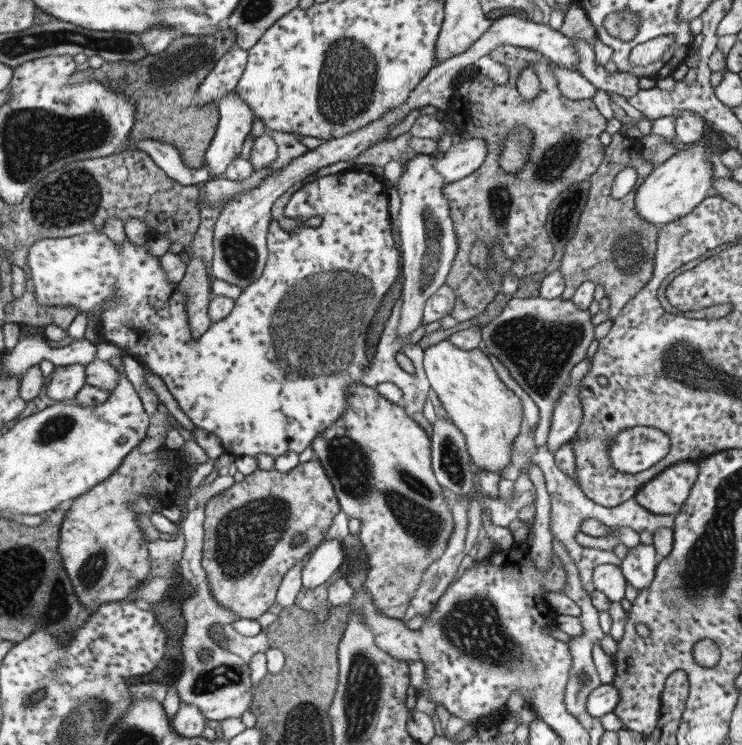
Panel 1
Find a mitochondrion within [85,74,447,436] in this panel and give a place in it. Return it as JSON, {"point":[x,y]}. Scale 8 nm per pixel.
{"point":[315,332]}

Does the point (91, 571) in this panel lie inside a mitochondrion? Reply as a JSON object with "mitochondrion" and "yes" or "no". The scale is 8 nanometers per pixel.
{"mitochondrion":"yes"}

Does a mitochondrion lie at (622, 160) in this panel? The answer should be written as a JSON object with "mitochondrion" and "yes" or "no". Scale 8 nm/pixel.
{"mitochondrion":"no"}

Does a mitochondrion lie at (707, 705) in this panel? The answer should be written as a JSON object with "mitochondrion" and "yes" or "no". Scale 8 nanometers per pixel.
{"mitochondrion":"no"}

